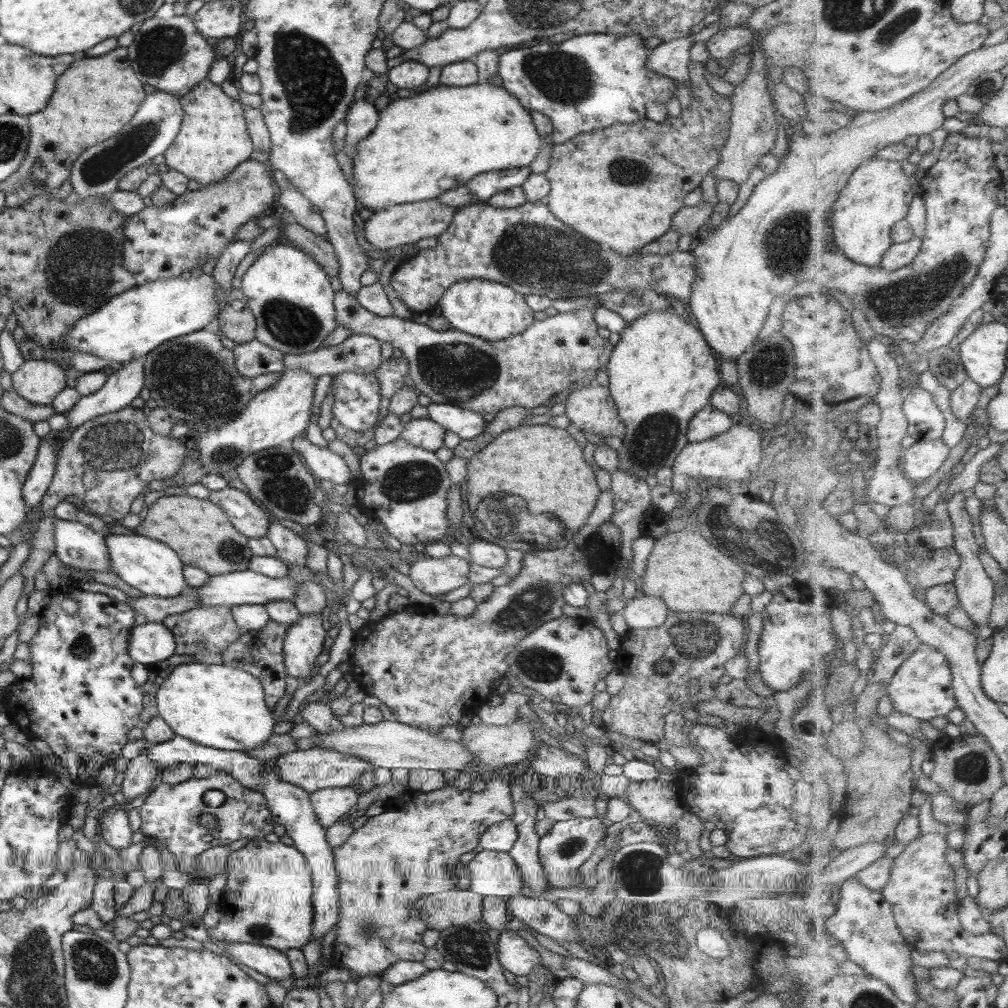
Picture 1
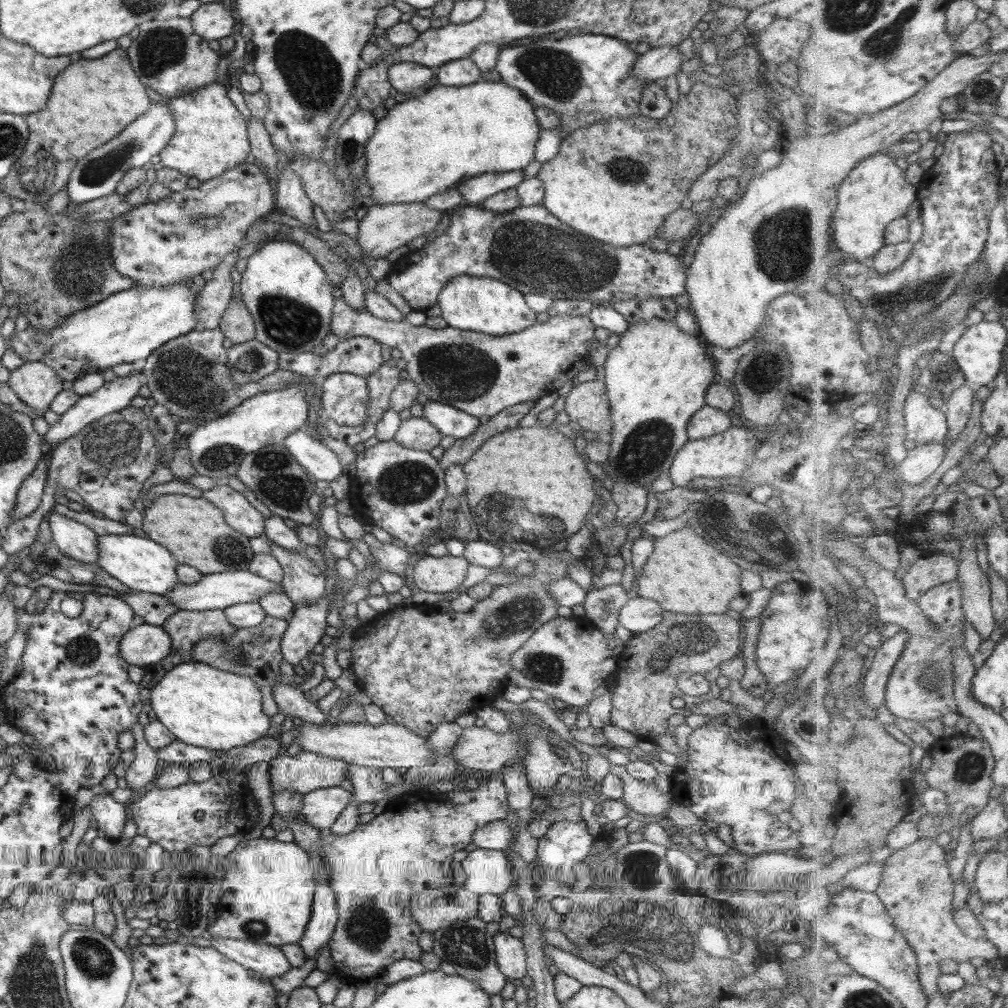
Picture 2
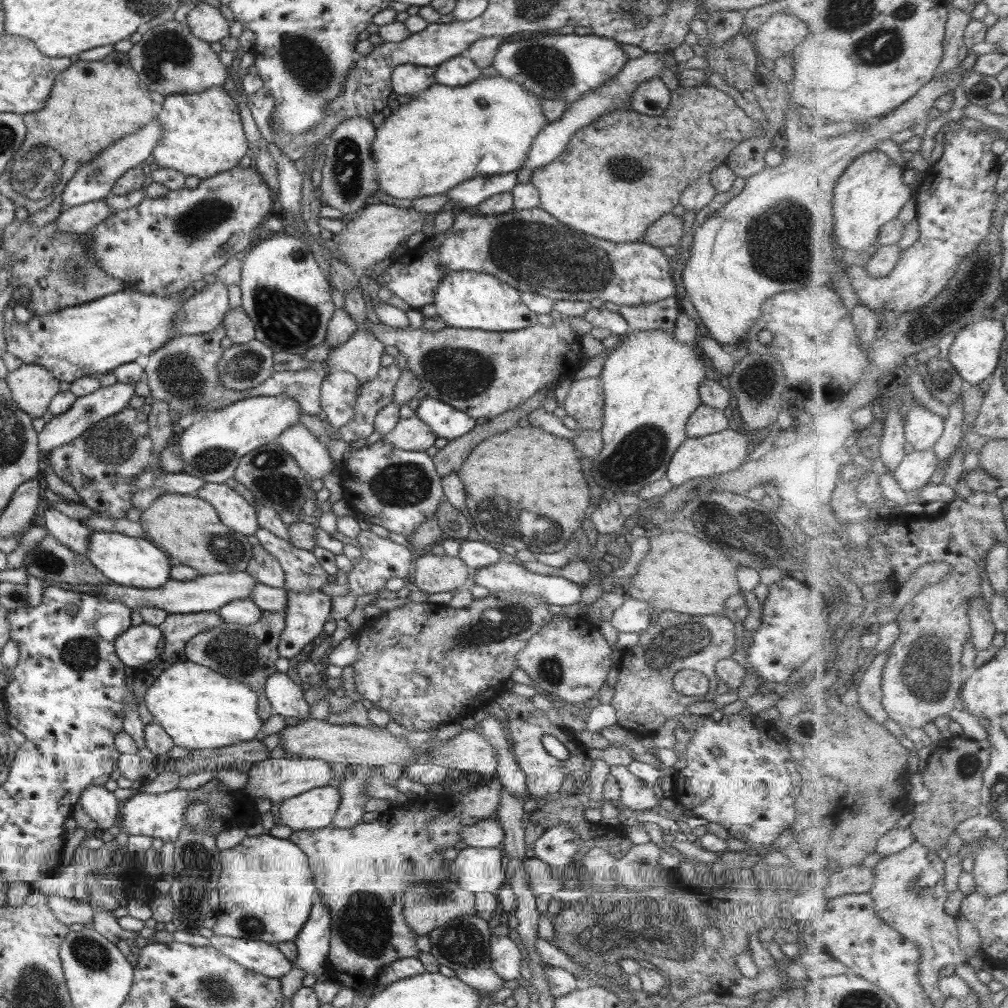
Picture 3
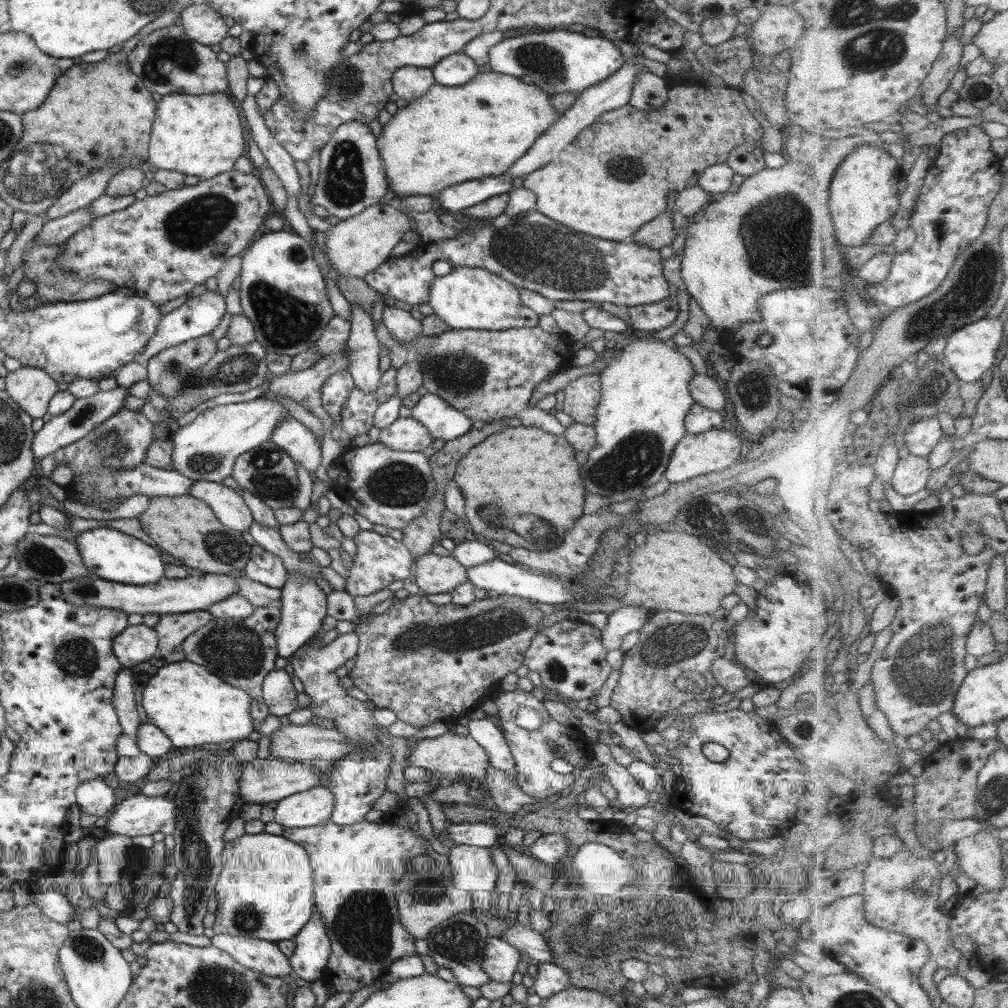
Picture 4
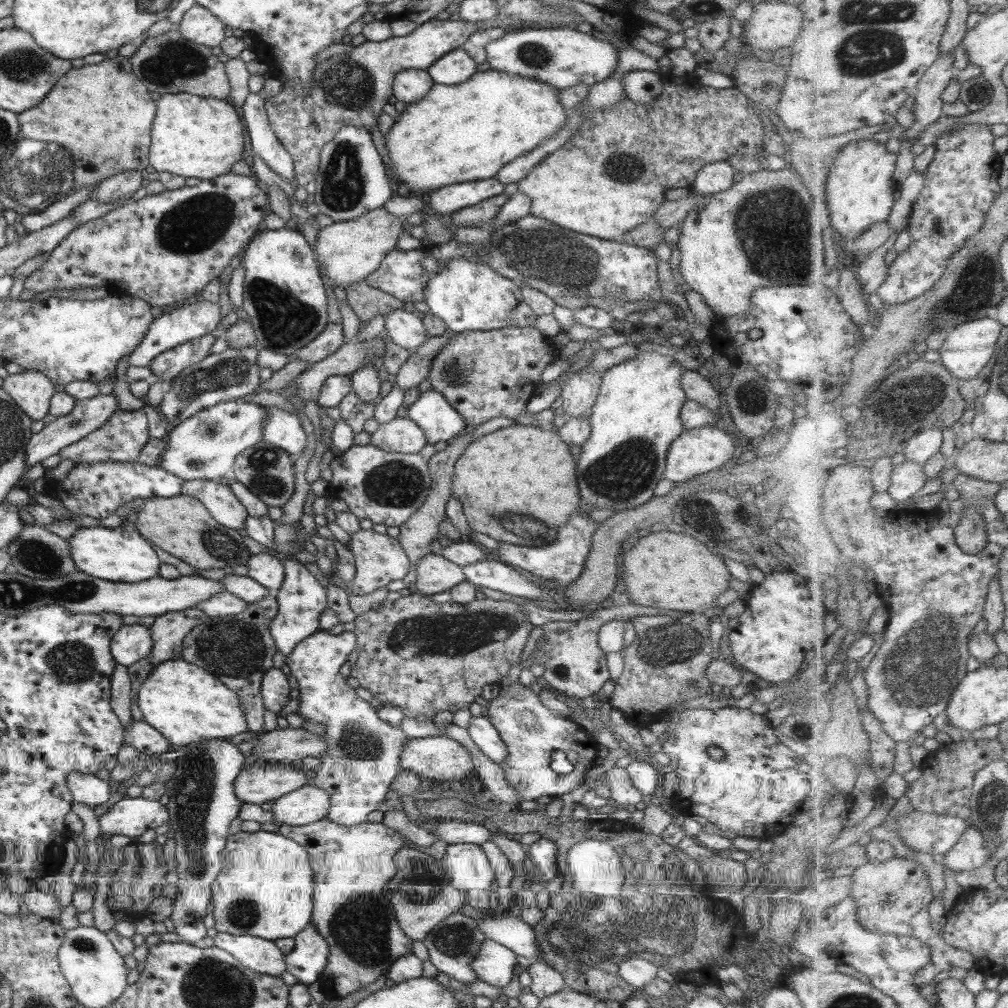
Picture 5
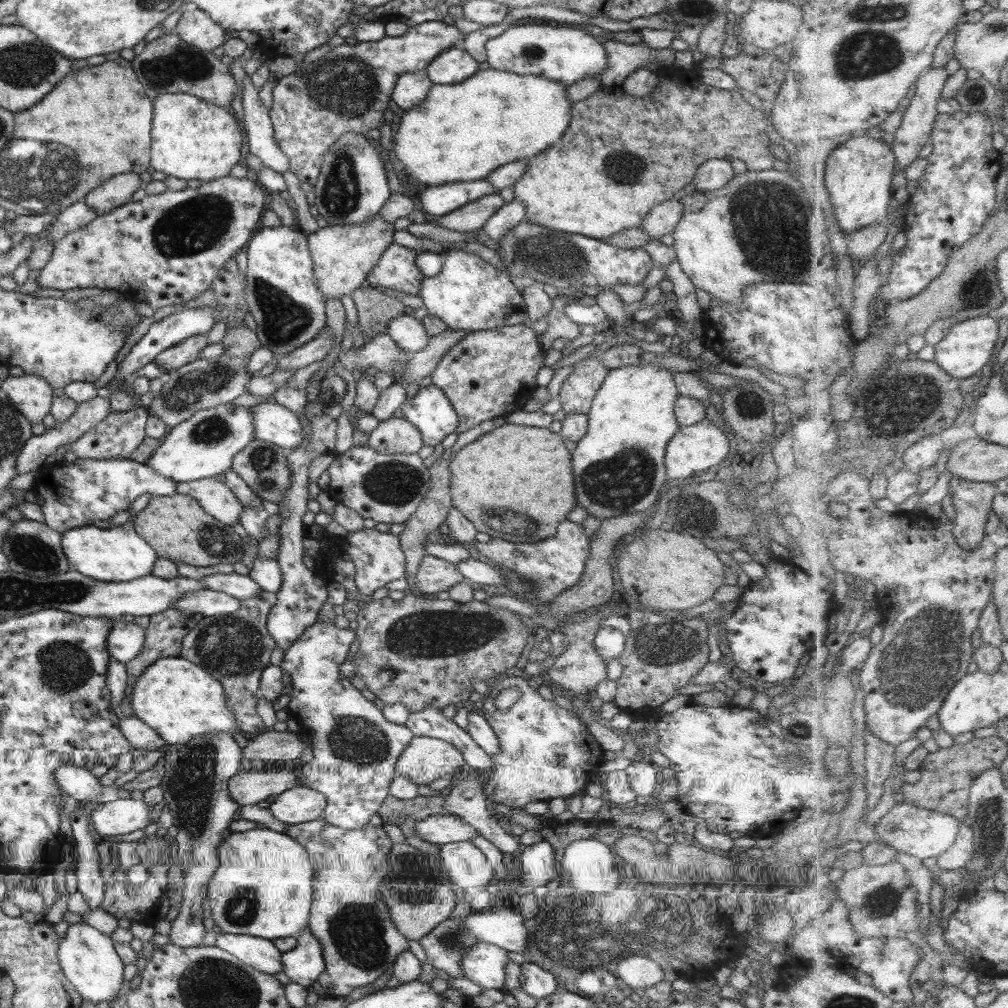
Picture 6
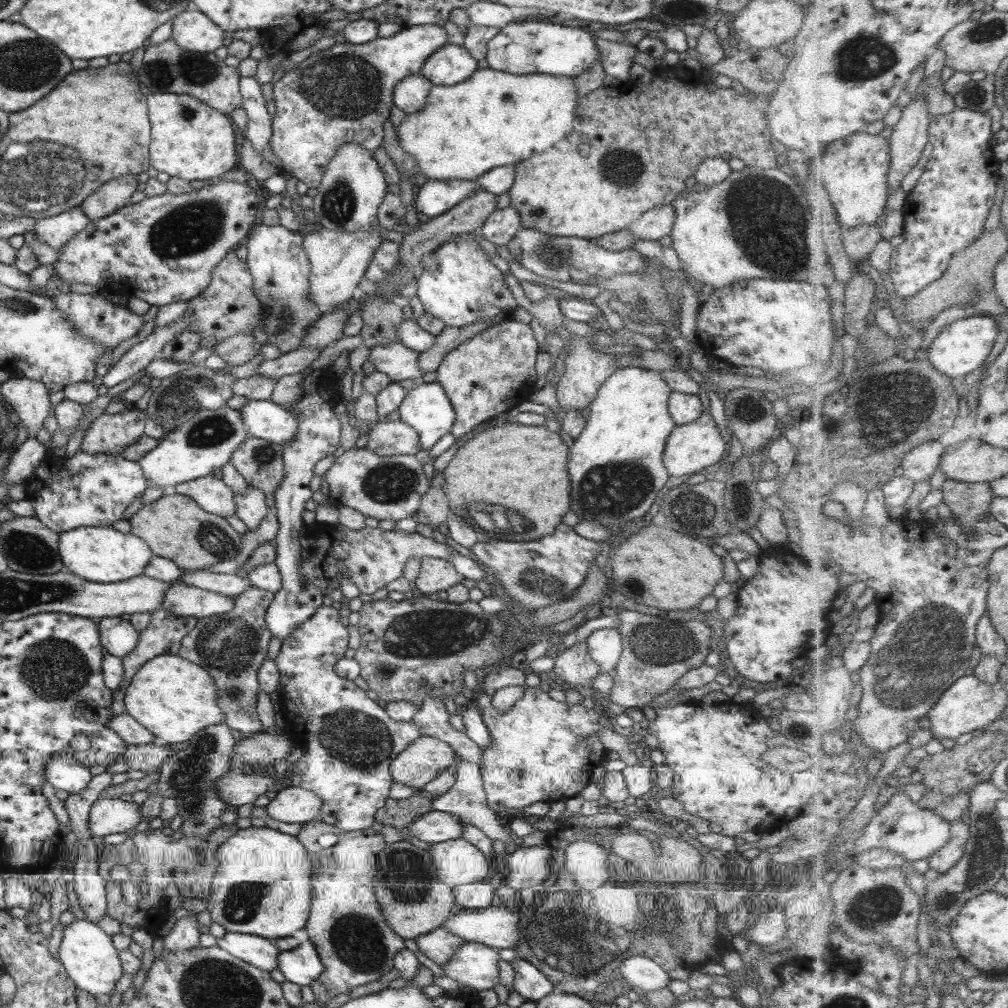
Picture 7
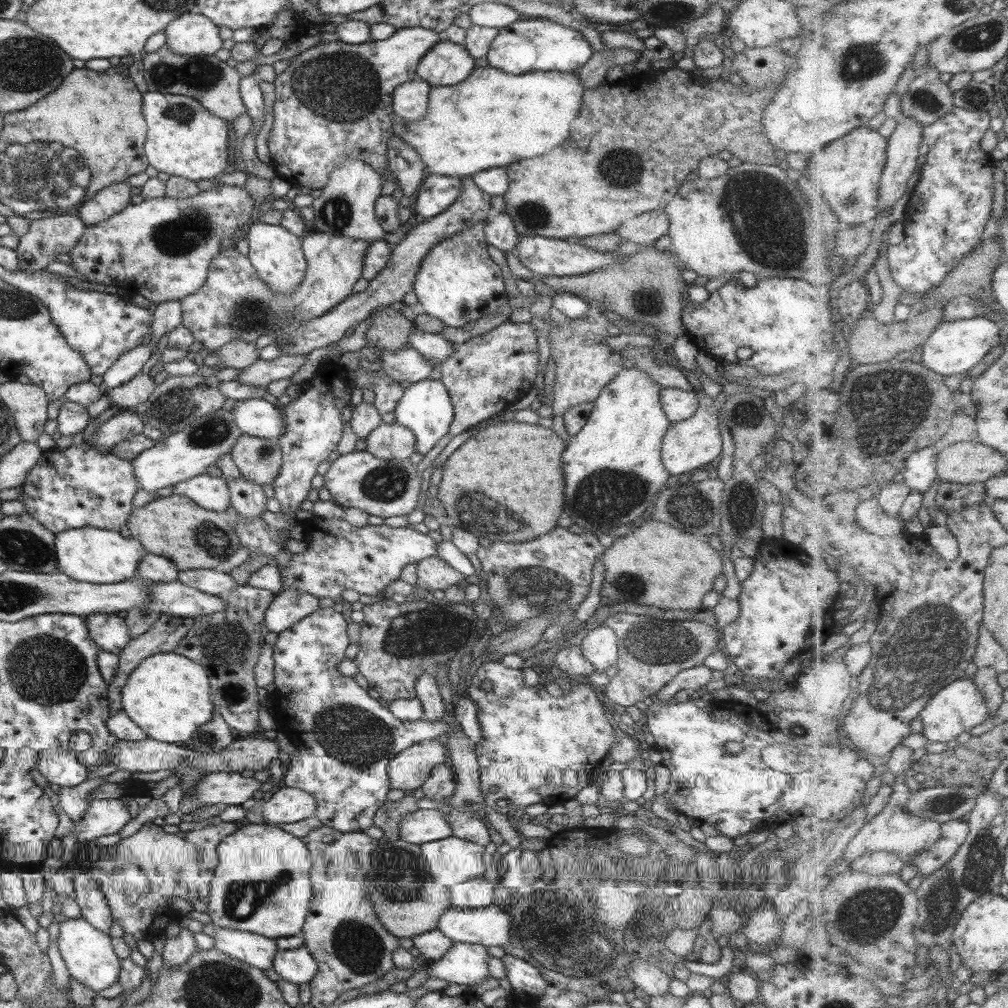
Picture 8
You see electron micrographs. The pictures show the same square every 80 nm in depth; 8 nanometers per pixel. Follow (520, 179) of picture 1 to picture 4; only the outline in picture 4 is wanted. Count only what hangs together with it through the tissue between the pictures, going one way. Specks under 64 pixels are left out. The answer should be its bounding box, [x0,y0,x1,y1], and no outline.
[435,173,512,212]

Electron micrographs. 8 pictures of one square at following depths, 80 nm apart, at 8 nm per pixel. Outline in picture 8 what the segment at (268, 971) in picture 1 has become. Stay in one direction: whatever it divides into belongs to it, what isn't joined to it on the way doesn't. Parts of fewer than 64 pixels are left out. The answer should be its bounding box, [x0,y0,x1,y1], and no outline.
[213,928,276,970]

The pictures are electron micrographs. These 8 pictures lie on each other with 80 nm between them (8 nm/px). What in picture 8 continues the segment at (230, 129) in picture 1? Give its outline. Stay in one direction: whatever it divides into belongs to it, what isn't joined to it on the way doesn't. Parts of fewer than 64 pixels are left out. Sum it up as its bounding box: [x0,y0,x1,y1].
[141,92,227,183]

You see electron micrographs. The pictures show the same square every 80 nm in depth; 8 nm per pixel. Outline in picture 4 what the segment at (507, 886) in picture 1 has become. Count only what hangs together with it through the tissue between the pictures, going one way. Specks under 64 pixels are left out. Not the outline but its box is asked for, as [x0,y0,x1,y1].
[447,844,498,892]

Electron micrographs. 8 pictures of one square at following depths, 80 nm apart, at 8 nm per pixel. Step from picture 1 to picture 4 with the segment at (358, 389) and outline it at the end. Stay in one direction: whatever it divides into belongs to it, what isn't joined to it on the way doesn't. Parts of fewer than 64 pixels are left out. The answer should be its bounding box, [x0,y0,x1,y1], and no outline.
[321,370,353,423]

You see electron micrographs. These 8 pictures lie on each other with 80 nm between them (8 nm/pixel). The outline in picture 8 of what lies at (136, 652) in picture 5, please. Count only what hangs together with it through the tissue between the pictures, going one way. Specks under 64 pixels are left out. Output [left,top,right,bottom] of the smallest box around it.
[83,614,130,655]

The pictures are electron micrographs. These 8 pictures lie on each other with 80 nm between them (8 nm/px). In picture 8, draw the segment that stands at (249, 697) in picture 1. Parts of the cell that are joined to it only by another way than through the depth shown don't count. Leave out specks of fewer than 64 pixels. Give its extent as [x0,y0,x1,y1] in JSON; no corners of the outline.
[120,652,214,744]

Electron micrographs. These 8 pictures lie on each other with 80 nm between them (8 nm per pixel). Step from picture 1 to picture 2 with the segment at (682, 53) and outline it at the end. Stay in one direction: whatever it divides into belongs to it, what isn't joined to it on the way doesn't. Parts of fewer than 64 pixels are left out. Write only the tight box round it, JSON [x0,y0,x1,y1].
[631,46,682,81]

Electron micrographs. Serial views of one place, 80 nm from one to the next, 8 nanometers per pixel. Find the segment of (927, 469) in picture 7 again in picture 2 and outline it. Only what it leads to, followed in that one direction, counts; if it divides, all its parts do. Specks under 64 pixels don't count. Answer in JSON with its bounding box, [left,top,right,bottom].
[904,391,948,445]

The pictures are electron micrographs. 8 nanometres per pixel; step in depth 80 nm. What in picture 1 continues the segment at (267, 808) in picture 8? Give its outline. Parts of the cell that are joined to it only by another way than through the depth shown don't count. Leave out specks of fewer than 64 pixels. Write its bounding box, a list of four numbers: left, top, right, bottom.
[308,787,358,830]

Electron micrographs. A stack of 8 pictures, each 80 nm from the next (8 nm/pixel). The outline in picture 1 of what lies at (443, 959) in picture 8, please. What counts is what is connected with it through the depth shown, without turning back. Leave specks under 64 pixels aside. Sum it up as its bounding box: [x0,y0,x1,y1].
[496,930,539,976]

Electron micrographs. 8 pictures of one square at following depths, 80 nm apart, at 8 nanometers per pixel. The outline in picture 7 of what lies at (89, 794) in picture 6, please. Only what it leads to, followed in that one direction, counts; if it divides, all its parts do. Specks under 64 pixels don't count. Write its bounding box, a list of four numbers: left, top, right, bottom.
[42,751,92,793]

